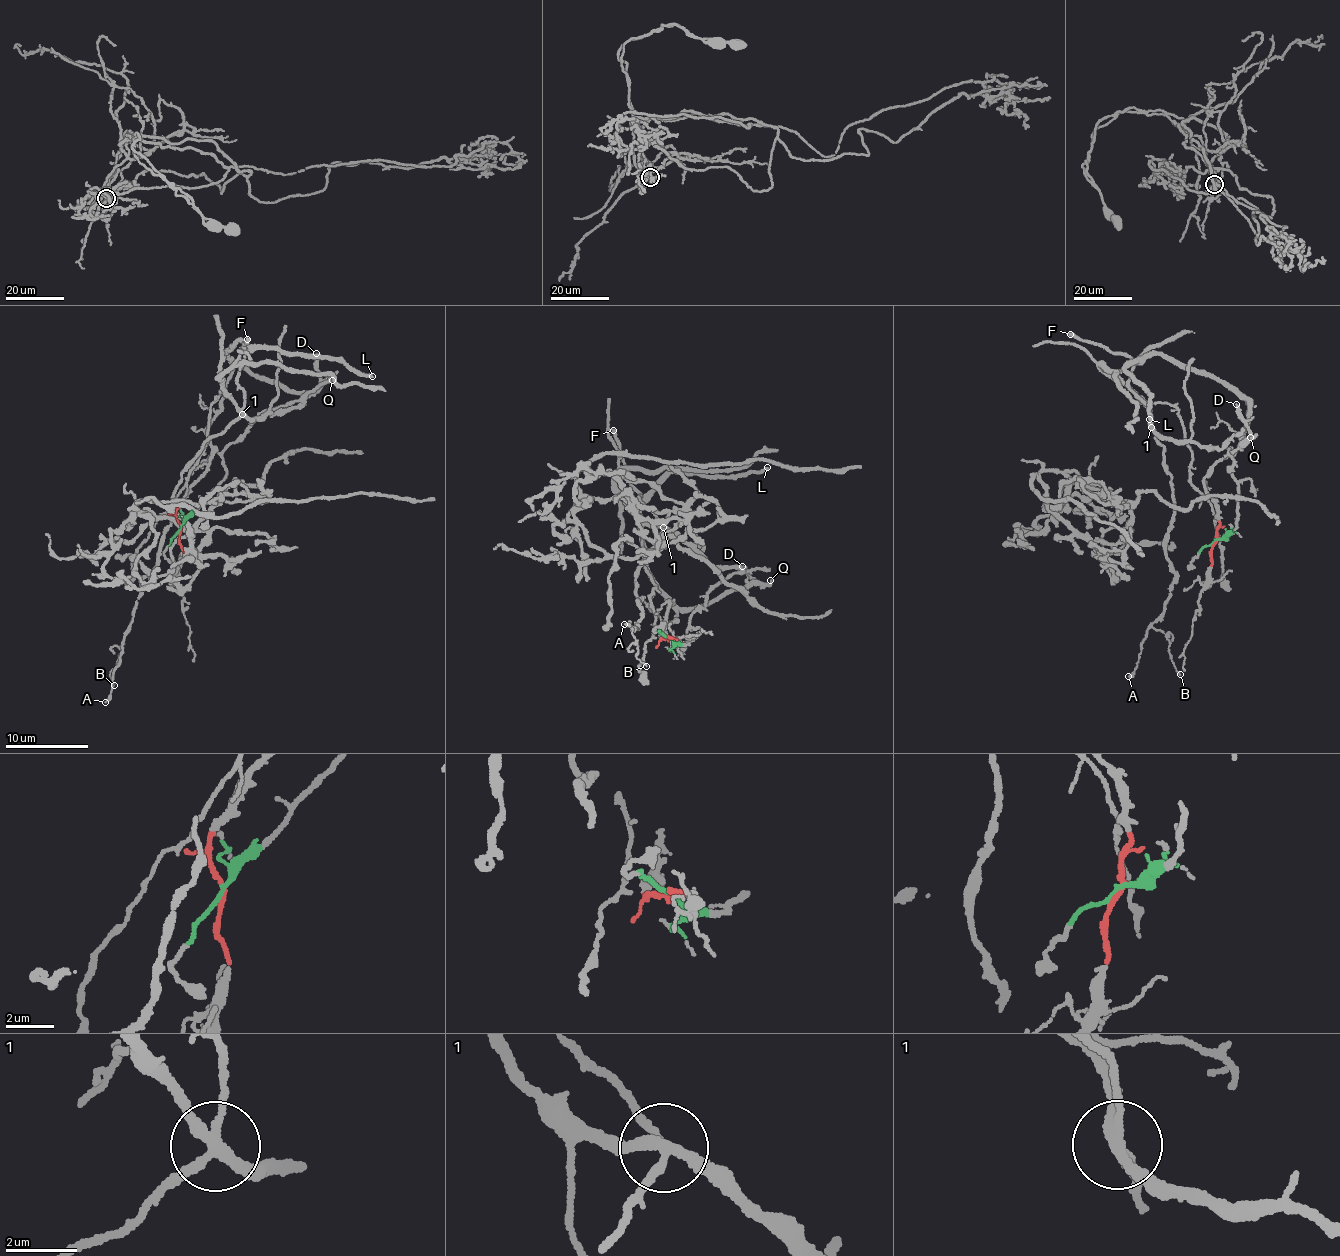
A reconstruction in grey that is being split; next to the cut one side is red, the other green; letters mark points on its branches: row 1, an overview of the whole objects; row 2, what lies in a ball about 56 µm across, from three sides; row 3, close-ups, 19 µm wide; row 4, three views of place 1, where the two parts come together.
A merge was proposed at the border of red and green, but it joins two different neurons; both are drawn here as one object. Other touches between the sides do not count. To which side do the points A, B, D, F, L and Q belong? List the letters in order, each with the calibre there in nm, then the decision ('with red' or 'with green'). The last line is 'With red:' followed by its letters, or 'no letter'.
A: 200 nm | with red
B: 90 nm | with red
D: 240 nm | with red
F: 260 nm | with red
L: 320 nm | with red
Q: 240 nm | with red
With red: A, B, D, F, L, Q

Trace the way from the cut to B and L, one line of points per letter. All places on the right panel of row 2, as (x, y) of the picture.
B: (1215, 542), (1204, 477), (1247, 402), (1144, 355), (1129, 389), (1175, 514), (1152, 625), (1180, 675)
L: (1215, 542), (1204, 477), (1234, 454), (1247, 402), (1145, 355), (1125, 371), (1151, 394), (1150, 419)

